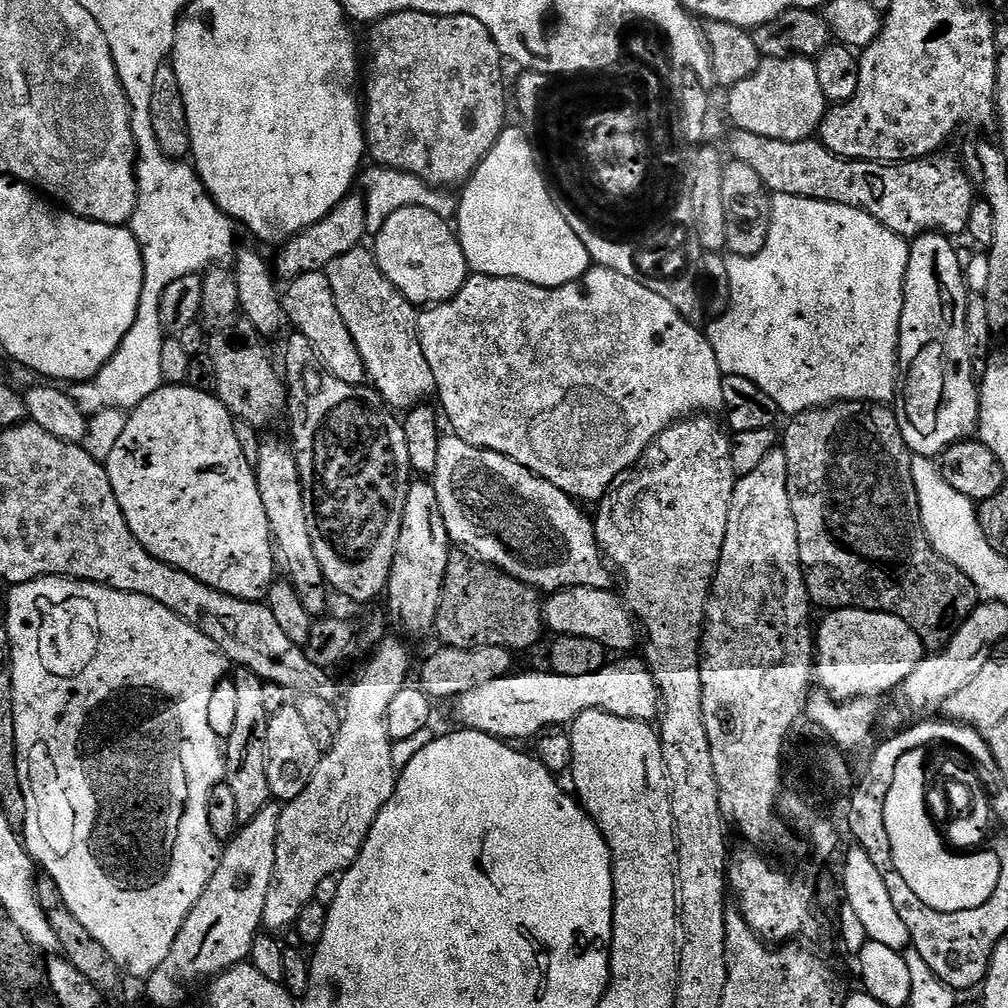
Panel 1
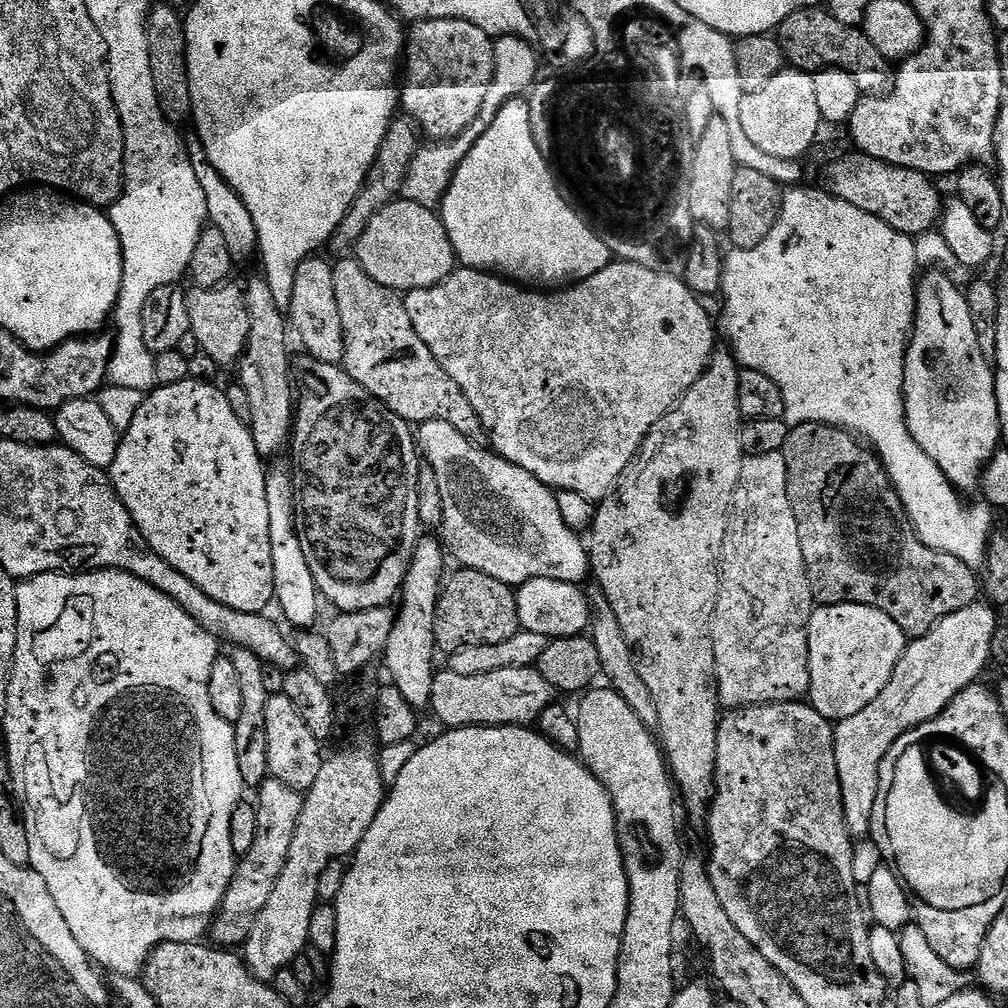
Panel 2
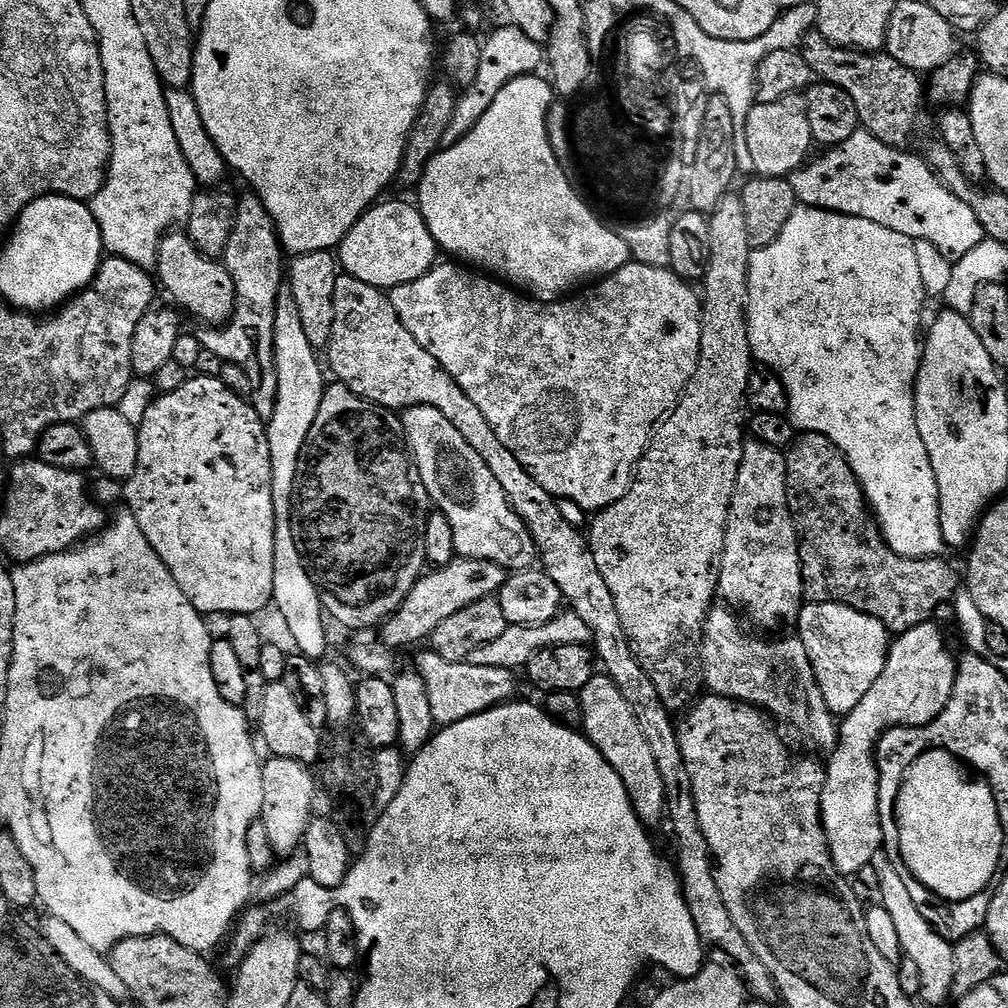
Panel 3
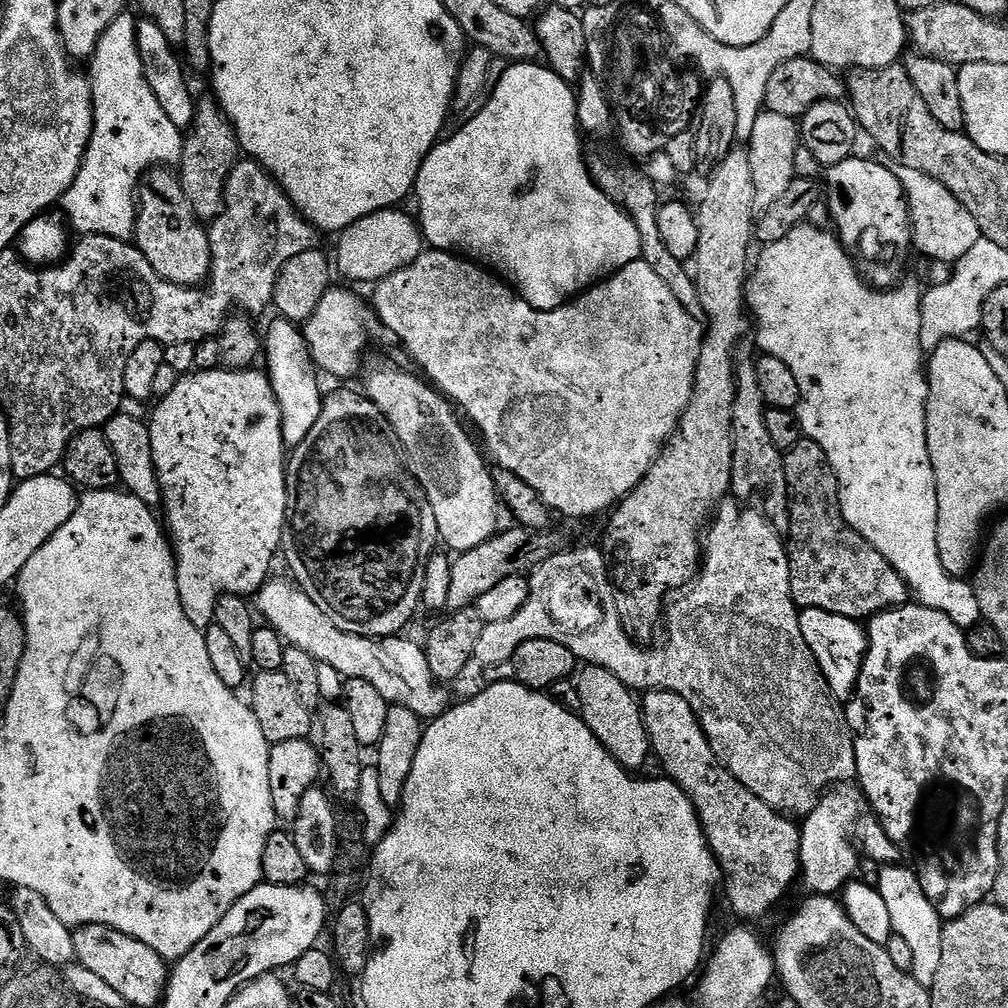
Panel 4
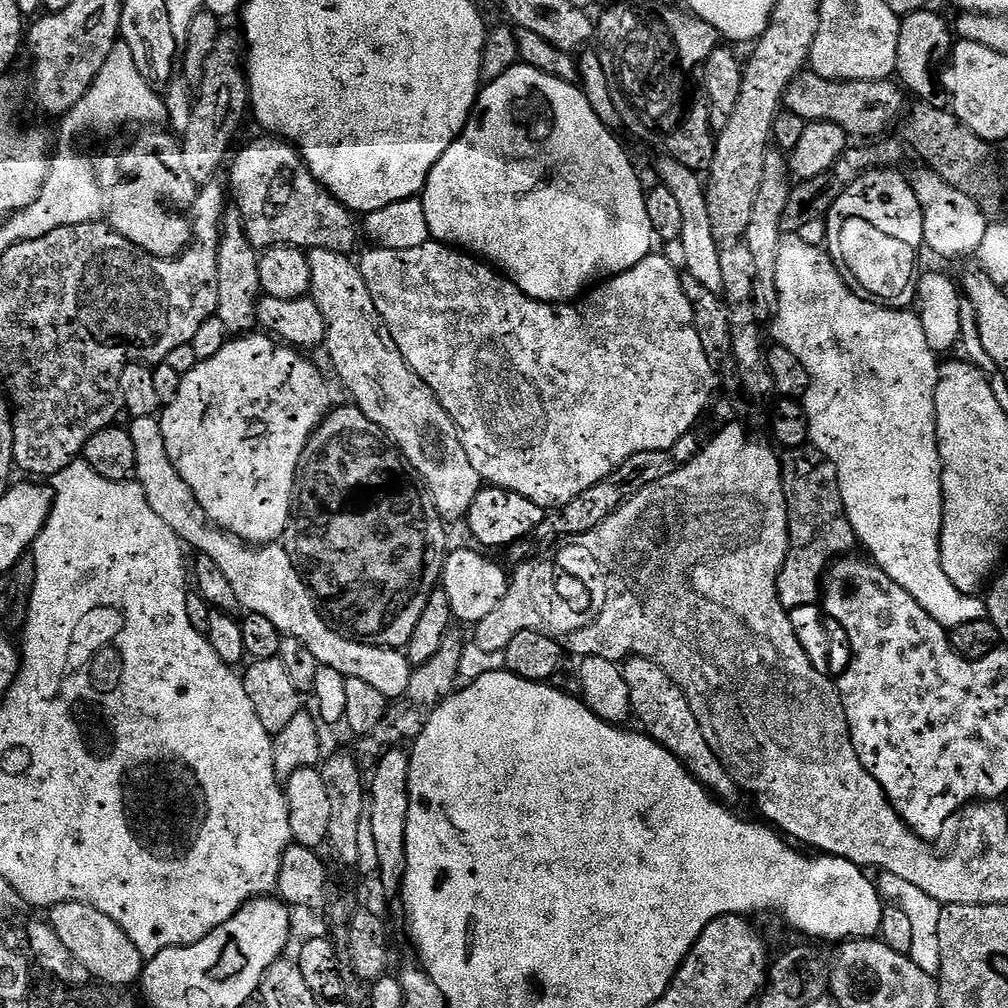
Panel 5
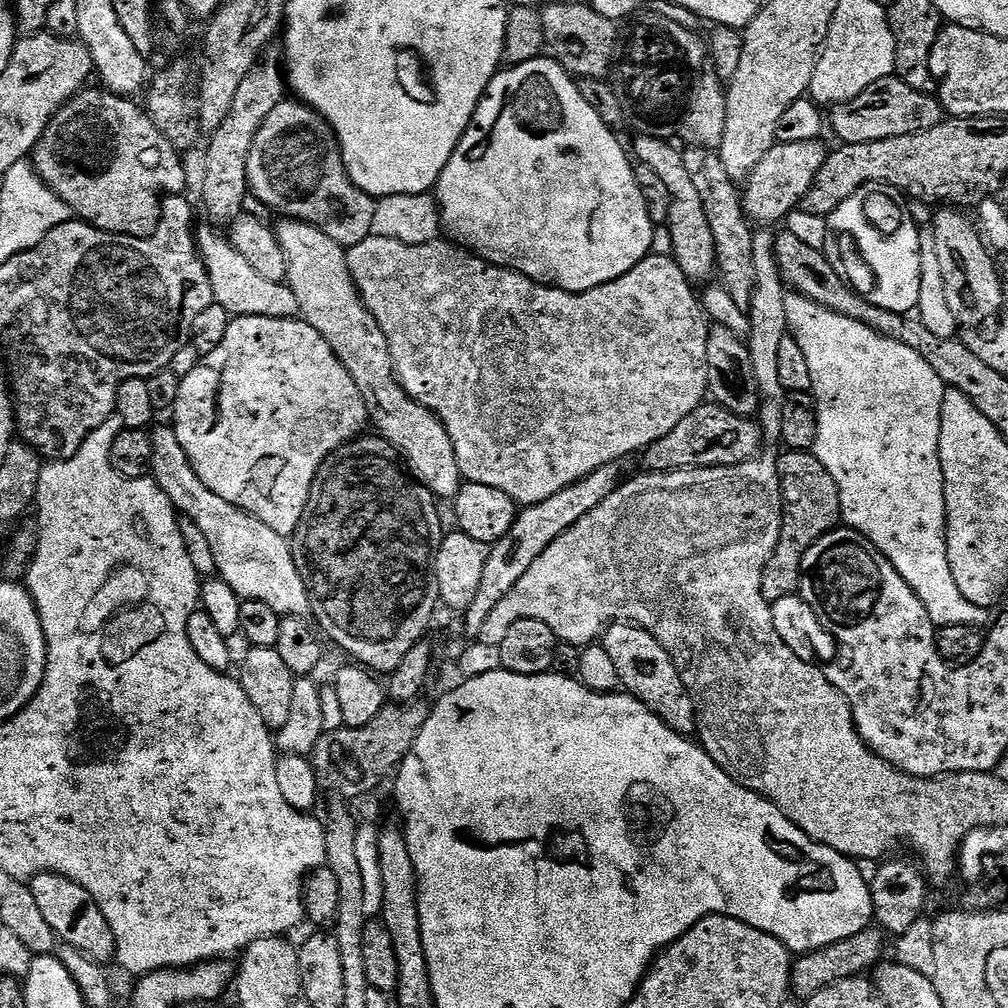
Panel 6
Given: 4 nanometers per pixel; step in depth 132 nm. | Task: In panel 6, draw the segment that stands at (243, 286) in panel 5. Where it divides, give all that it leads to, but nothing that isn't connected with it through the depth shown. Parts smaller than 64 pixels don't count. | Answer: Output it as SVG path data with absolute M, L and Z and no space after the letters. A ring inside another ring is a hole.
M269 46L264 49L264 54L259 62L246 74L246 78L240 83L240 87L230 105L230 114L222 118L222 126L211 133L208 149L204 152L204 208L208 211L207 219L216 226L231 225L245 211L244 203L250 200L248 187L248 159L250 158L250 146L254 146L254 138L258 138L258 130L262 130L262 122L270 115L274 106L281 104L286 99L286 72L282 67L282 52L279 47Z

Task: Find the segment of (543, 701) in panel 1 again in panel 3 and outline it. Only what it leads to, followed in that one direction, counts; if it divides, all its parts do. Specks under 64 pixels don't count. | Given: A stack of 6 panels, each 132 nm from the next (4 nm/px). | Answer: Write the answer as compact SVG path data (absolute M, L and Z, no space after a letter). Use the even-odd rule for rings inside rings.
M425 650L417 658L416 664L415 667L426 686L426 694L430 694L430 710L437 725L447 726L454 722L462 722L474 714L509 703L515 697L512 695L516 692L517 673L511 668L474 666L470 662L446 662L446 658L431 650Z

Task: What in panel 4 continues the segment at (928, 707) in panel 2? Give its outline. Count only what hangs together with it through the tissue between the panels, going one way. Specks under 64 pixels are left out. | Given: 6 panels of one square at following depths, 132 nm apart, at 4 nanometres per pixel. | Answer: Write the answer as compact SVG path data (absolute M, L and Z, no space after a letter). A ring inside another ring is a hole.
M845 782L825 792L817 802L816 809L803 817L800 830L800 871L802 873L802 884L804 880L809 893L818 896L836 896L843 893L846 885L855 877L852 875L859 870L862 856L858 851L857 841L856 844L852 841L852 831L855 830L856 823L859 822L864 808L866 812L866 801L859 787Z

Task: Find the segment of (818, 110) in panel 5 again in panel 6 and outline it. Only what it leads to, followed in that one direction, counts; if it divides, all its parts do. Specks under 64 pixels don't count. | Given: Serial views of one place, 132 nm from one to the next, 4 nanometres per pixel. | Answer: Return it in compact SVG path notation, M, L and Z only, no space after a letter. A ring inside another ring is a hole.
M893 74L879 80L874 86L862 90L858 98L842 102L831 109L832 132L841 145L878 142L882 138L898 138L902 134L918 134L930 130L945 119L946 113L937 97L906 86L899 76Z

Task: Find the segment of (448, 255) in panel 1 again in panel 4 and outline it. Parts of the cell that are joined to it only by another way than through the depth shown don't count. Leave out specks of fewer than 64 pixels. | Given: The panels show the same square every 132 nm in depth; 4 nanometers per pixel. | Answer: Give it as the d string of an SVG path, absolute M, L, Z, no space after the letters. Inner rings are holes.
M399 207L383 208L374 214L366 214L358 222L339 233L336 244L334 268L337 273L349 276L352 280L361 280L369 286L384 280L390 274L410 266L425 251L426 241L420 231L420 225Z

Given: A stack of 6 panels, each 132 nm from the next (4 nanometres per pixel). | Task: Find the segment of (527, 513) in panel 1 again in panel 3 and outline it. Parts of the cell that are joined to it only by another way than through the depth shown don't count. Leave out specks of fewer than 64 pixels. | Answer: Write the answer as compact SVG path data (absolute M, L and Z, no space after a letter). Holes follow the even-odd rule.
M414 406L403 409L404 439L412 457L415 475L426 486L428 499L450 522L450 530L454 530L454 546L457 556L466 558L482 558L507 568L509 573L531 569L537 563L536 543L530 530L522 518L510 506L506 498L506 490L502 490L498 478L490 471L490 466L482 462L482 454L458 434L458 429L450 423L446 414L439 412L434 406Z

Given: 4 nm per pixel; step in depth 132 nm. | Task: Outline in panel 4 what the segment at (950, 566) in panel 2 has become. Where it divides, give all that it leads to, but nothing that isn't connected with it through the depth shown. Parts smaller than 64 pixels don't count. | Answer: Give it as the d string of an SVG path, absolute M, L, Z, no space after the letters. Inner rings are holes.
M803 439L789 452L784 453L784 473L788 487L788 527L786 529L786 547L790 562L790 590L796 607L817 608L830 614L845 616L861 622L885 612L888 608L901 608L909 603L910 589L902 574L844 521L840 509L840 487L834 470L828 464L826 454L818 445Z

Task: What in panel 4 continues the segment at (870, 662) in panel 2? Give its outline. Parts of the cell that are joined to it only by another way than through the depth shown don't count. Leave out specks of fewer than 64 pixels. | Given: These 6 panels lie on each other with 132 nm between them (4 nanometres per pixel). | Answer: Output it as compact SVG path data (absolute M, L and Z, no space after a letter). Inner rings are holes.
M817 608L803 609L800 613L800 625L802 638L806 638L806 646L810 646L814 658L818 658L818 666L826 682L830 682L830 690L836 699L841 702L851 700L868 649L868 633L865 625L861 621L830 614L826 610Z

